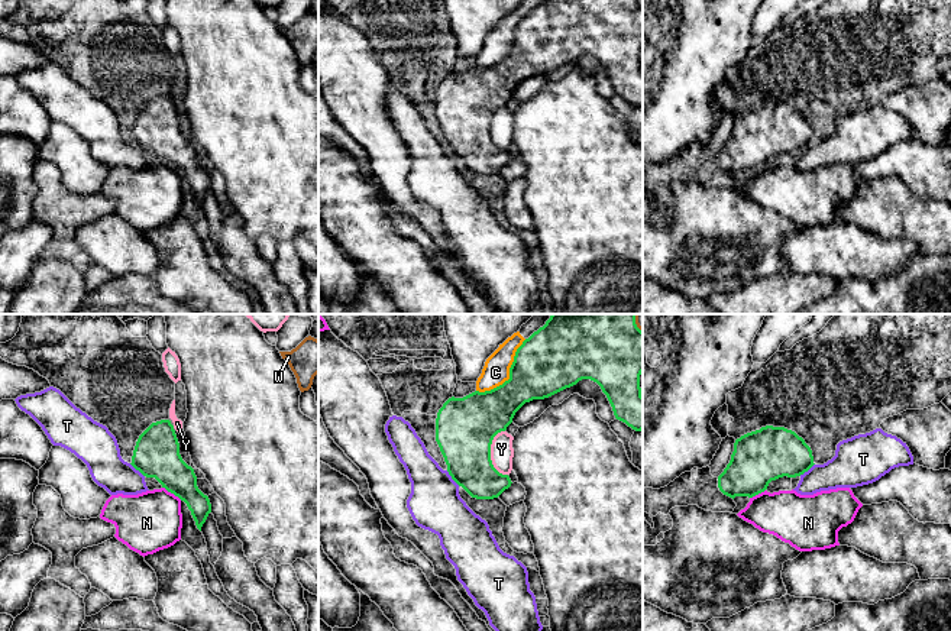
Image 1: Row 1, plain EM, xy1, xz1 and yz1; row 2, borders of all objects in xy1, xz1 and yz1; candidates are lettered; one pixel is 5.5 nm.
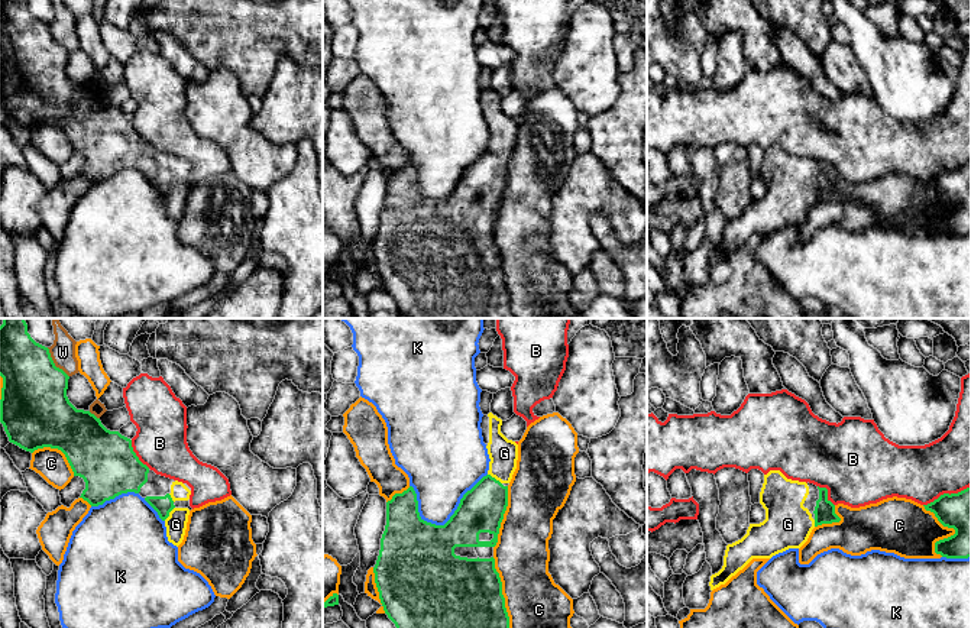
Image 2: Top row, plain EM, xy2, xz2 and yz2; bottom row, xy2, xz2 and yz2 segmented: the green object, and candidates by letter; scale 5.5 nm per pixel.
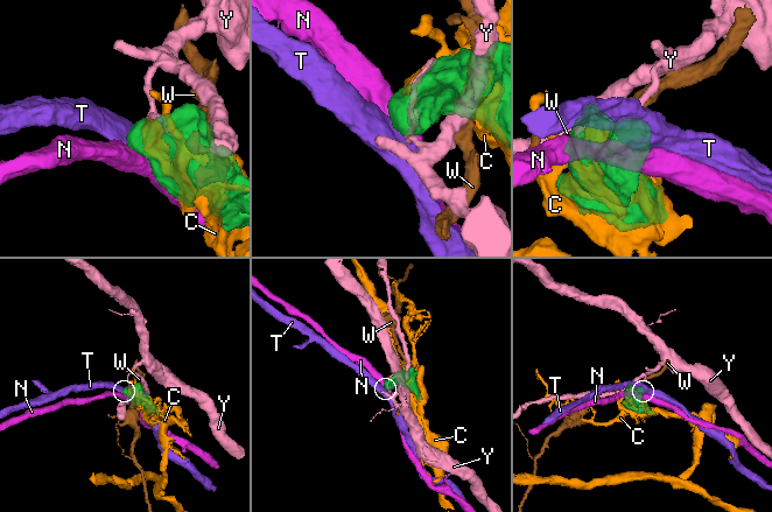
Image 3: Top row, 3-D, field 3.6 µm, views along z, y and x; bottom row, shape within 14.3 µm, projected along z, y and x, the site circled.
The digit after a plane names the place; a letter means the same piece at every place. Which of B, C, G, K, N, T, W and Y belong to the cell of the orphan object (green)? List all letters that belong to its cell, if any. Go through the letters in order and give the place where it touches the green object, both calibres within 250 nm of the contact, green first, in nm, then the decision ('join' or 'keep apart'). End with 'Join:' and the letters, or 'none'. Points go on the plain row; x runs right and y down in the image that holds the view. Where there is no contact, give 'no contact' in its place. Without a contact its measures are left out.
B: yz2 (947, 170) | 260/360 nm | keep apart
C: xz2 (504, 275) | 500/340 nm | keep apart
G: xz2 (494, 154) | 260/160 nm | join
K: xz2 (456, 185) | 260/380 nm | keep apart
N: xy1 (172, 168) | 260/340 nm | keep apart
T: xz1 (452, 154) | 300/300 nm | keep apart
W: xy2 (54, 39) | 380/140 nm | keep apart
Y: xz1 (489, 130) | 340/130 nm | keep apart
Join: G

